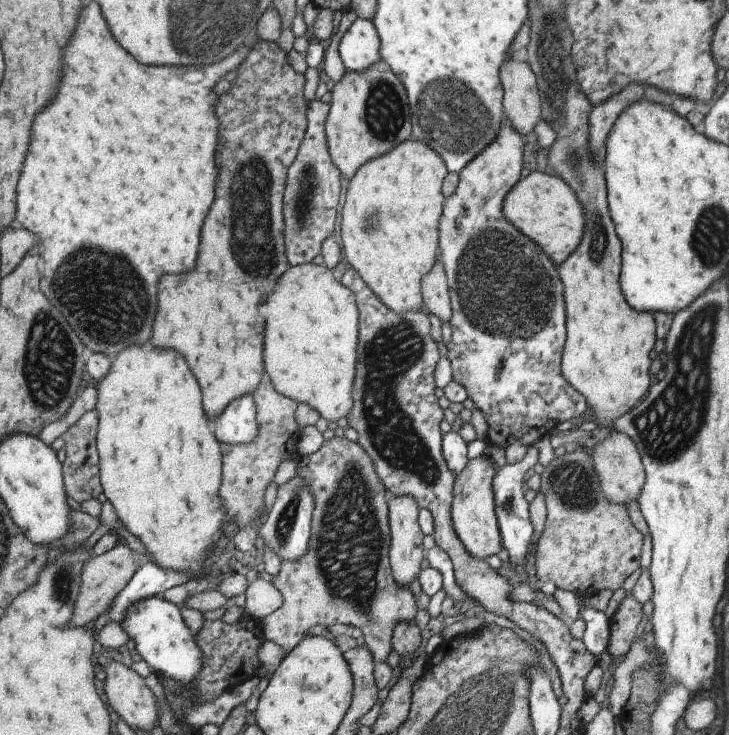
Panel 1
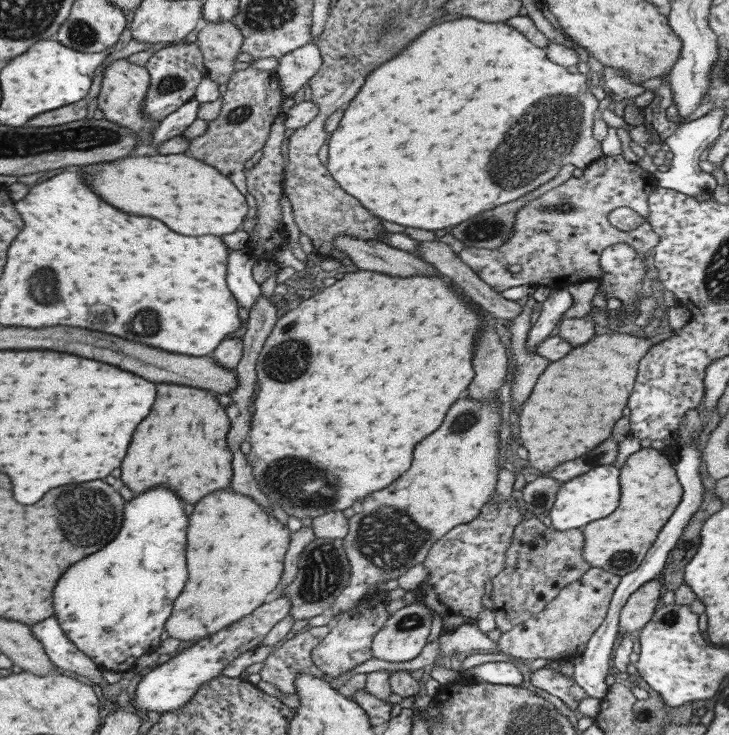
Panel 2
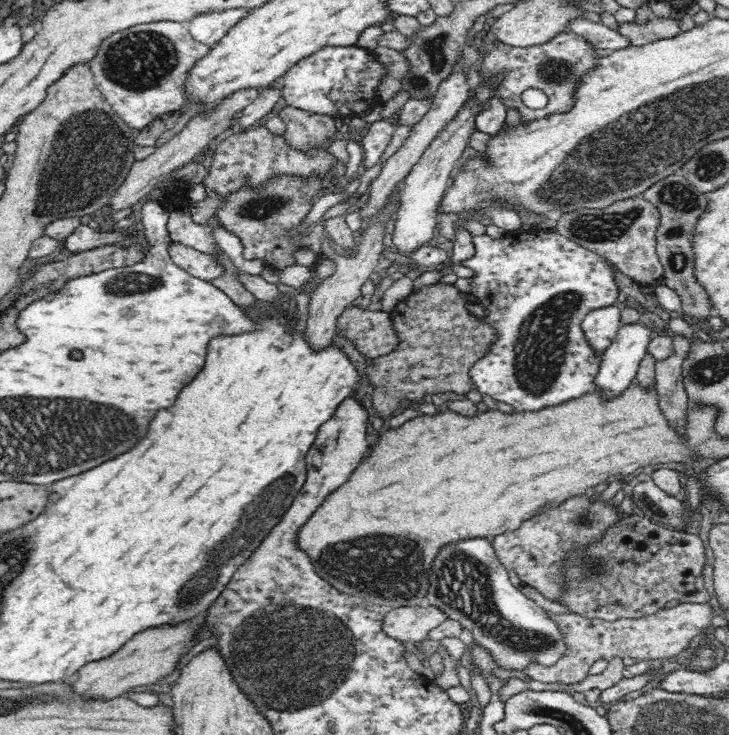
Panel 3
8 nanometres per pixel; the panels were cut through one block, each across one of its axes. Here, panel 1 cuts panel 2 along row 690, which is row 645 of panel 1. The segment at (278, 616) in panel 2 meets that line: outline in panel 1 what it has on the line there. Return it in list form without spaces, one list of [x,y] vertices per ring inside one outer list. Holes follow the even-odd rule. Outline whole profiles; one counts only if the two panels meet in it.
[[[161,595],[136,601],[125,612],[120,624],[149,668],[163,679],[174,679],[181,685],[191,685],[191,680],[199,676],[203,665],[201,650],[195,644],[194,635],[184,622],[181,610],[171,601]]]

